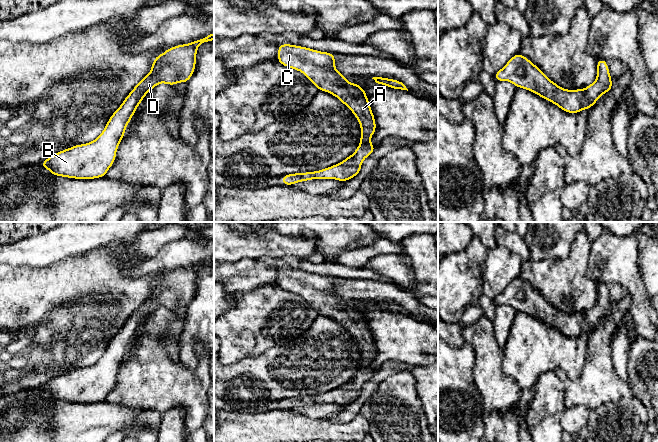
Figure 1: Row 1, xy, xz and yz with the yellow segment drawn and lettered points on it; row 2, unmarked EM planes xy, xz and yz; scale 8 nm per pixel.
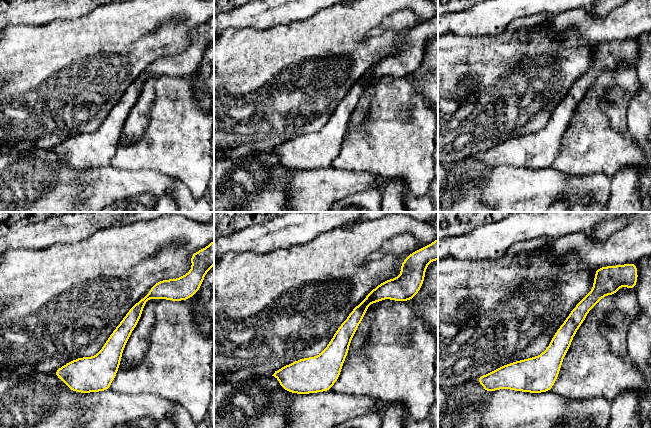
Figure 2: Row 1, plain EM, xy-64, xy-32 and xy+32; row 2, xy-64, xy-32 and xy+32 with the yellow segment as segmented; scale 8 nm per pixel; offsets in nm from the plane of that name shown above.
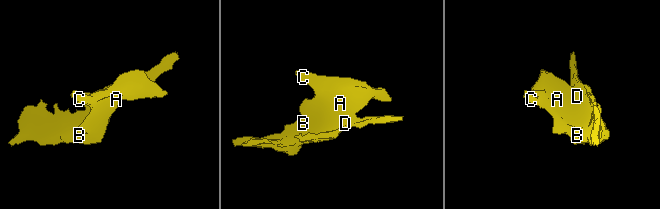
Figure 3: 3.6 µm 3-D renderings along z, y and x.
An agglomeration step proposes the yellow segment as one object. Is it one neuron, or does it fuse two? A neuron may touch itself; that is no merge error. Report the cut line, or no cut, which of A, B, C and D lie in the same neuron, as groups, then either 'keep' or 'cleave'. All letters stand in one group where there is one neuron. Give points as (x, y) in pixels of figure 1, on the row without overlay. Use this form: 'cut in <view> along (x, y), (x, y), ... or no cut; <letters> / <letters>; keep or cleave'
no cut; A B C D; keep

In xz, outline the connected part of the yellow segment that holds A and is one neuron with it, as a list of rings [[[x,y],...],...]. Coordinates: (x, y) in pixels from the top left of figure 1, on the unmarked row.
[[[278,268],[277,285],[302,296],[319,315],[337,321],[355,339],[361,352],[360,369],[354,378],[319,395],[283,399],[283,409],[291,410],[313,403],[335,403],[341,406],[353,403],[361,396],[363,384],[374,377],[376,371],[370,367],[376,356],[376,345],[364,312],[357,307],[347,306],[347,301],[335,293],[335,278],[330,276],[293,268]]]

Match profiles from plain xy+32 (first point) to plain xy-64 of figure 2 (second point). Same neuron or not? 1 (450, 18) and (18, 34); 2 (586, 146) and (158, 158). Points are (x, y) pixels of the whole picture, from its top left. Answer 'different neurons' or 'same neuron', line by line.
1: different neurons
2: same neuron

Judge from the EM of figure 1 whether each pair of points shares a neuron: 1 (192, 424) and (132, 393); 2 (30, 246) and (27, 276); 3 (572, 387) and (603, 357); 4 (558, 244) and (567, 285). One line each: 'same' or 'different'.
1: same
2: different
3: same
4: different

